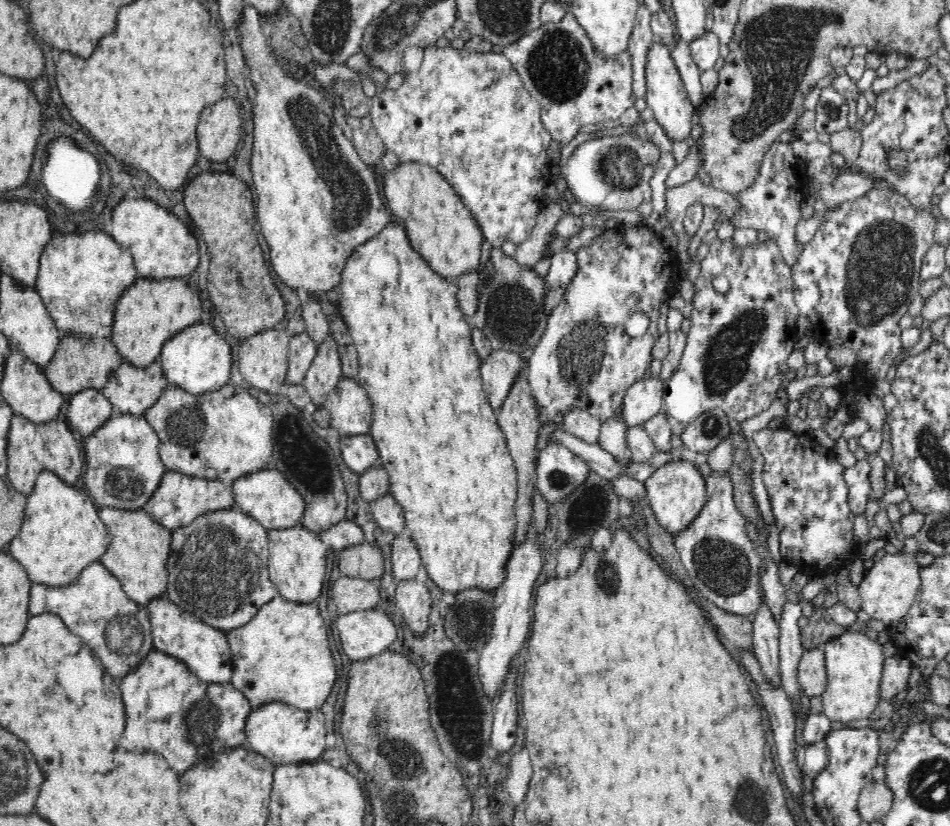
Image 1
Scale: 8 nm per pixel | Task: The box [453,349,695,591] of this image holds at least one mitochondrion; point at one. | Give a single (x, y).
(588, 509)

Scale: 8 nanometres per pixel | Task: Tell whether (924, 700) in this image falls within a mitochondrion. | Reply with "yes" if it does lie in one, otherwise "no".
no

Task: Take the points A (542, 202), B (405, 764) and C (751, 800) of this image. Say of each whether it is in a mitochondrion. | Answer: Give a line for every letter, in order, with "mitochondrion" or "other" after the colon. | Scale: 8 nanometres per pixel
A: other
B: mitochondrion
C: mitochondrion

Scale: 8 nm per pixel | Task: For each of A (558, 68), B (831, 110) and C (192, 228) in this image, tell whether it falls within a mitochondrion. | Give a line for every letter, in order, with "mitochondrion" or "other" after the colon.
A: mitochondrion
B: mitochondrion
C: other

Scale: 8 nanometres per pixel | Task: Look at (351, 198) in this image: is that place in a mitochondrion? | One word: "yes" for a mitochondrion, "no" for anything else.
yes

